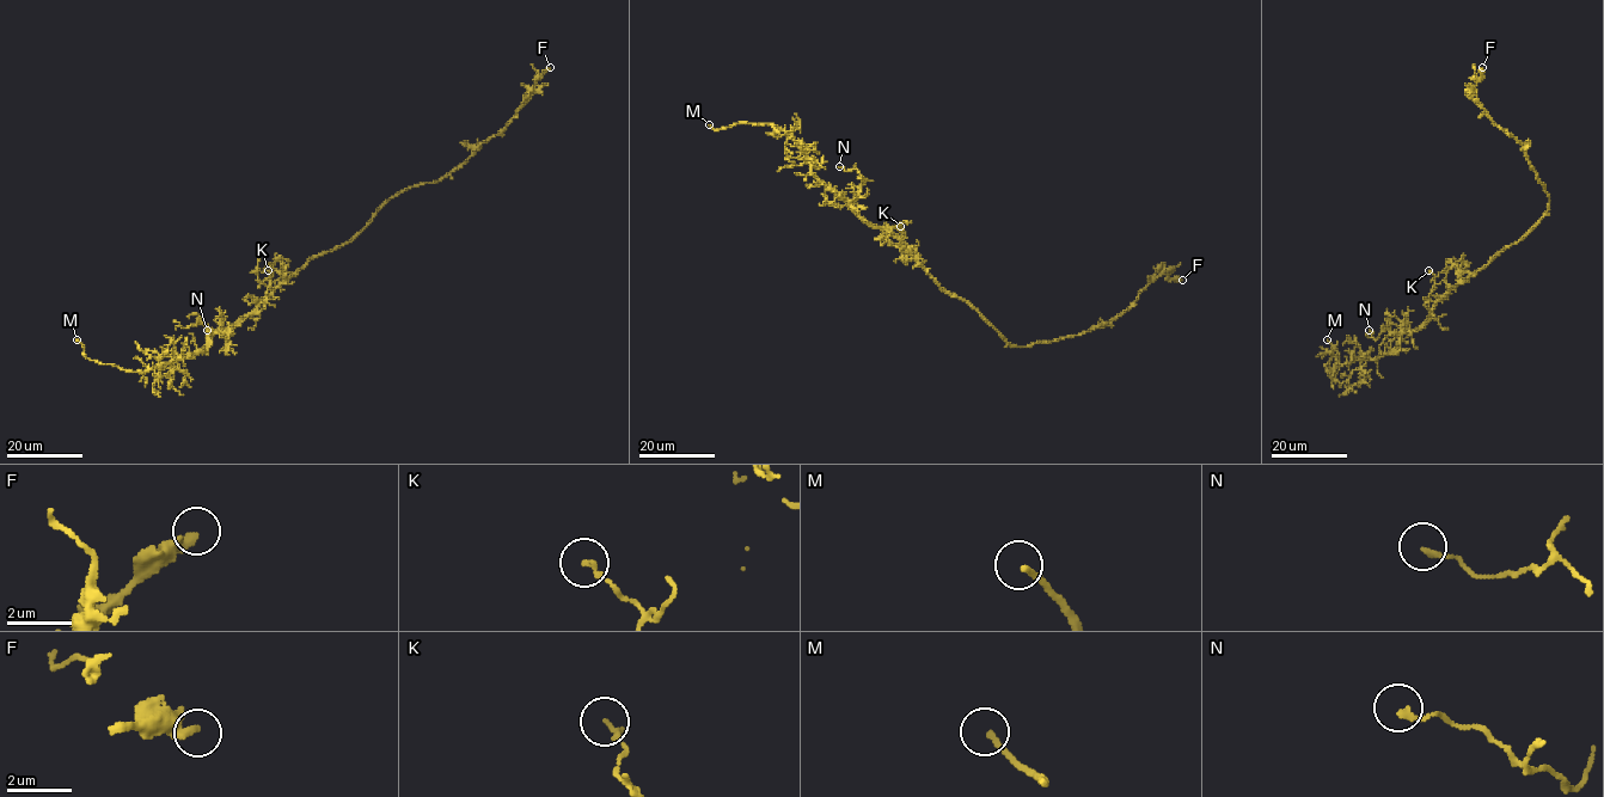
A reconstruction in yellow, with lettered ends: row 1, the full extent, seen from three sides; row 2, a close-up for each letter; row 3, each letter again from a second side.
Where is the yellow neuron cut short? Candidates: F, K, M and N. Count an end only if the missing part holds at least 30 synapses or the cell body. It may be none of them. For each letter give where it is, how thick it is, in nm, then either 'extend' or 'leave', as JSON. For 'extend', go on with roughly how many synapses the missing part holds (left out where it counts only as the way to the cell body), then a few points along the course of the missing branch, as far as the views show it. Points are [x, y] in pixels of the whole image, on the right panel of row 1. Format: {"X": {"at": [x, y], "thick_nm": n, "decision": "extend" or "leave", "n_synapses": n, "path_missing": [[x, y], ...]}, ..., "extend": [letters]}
{"F": {"at": [1482, 67], "thick_nm": 340, "decision": "leave"}, "K": {"at": [1428, 270], "thick_nm": 160, "decision": "leave"}, "M": {"at": [1327, 339], "thick_nm": 170, "decision": "extend"}, "N": {"at": [1369, 330], "thick_nm": 170, "decision": "leave"}, "extend": ["M"]}

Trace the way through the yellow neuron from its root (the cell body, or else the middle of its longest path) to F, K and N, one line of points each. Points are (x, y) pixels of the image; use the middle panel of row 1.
F: (944, 290), (968, 301), (1011, 345), (1029, 347), (1108, 324), (1168, 270), (1171, 270), (1170, 279), (1182, 280)
K: (944, 290), (887, 230), (898, 225), (902, 232), (900, 226)
N: (944, 290), (892, 233), (873, 227), (849, 203), (861, 188), (862, 176), (856, 169), (845, 171), (839, 166)

